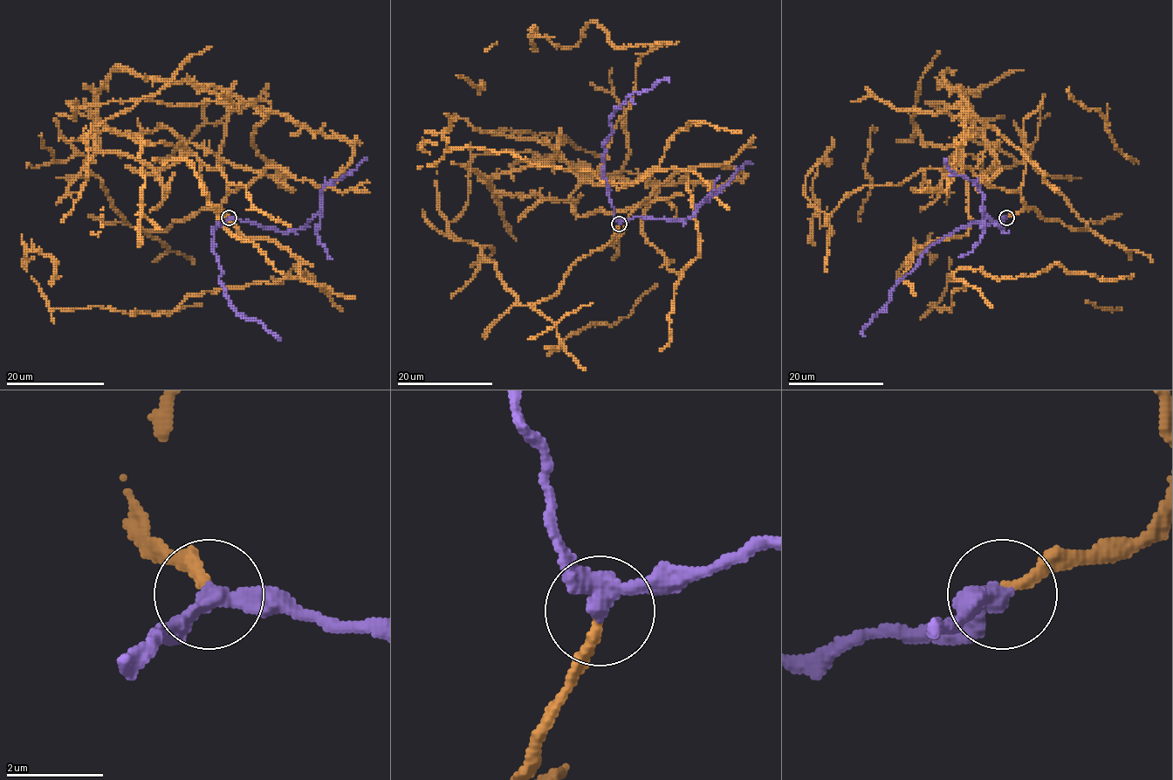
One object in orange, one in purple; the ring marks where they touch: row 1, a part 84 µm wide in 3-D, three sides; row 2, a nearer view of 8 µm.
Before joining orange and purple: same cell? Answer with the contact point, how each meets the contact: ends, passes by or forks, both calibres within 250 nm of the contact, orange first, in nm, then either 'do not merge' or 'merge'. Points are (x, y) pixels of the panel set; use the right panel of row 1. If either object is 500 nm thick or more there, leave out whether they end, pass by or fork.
(1006, 217) | orange ends | purple passes by | 200/360 nm | do not merge

